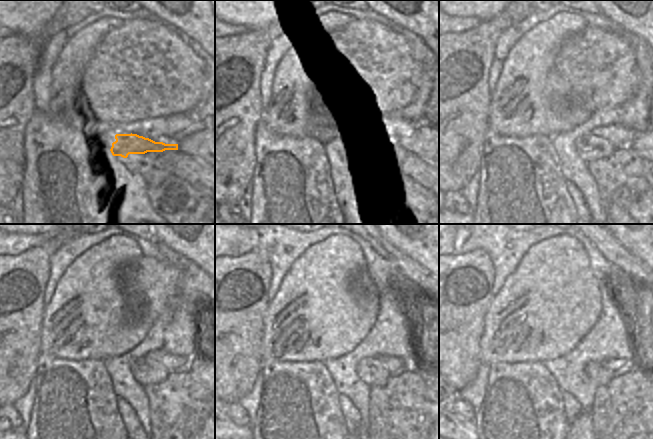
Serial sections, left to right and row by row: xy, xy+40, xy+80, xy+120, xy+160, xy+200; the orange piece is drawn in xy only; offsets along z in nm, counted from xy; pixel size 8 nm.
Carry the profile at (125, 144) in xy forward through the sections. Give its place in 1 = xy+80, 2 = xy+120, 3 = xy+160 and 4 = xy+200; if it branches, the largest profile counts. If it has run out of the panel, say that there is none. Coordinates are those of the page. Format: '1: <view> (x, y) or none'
1: xy+80 (589, 147)
2: xy+120 (145, 371)
3: xy+160 (371, 371)
4: xy+200 (599, 372)

